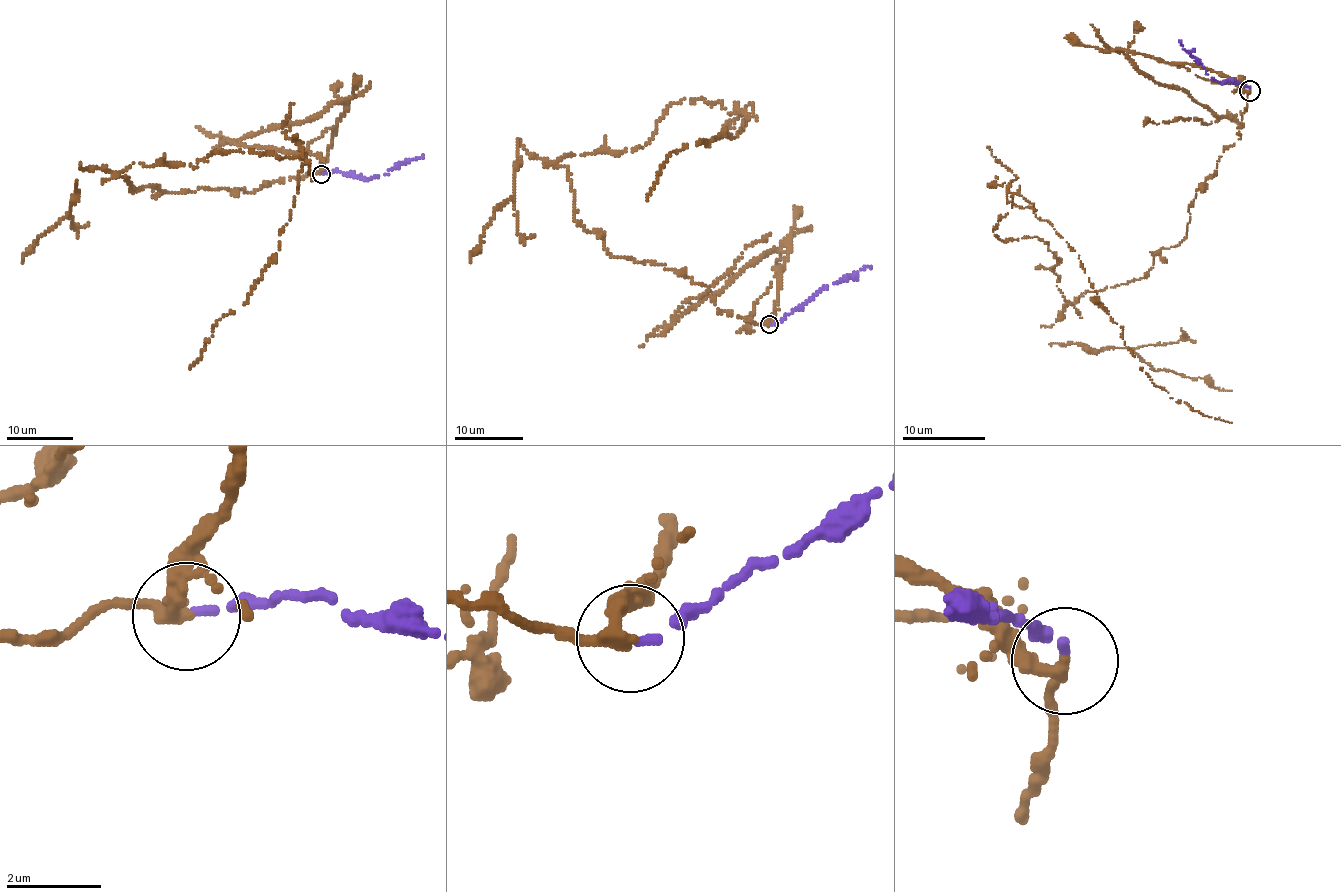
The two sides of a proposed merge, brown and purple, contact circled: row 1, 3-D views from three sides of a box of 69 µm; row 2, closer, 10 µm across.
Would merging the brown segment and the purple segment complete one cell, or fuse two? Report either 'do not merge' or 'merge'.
do not merge

